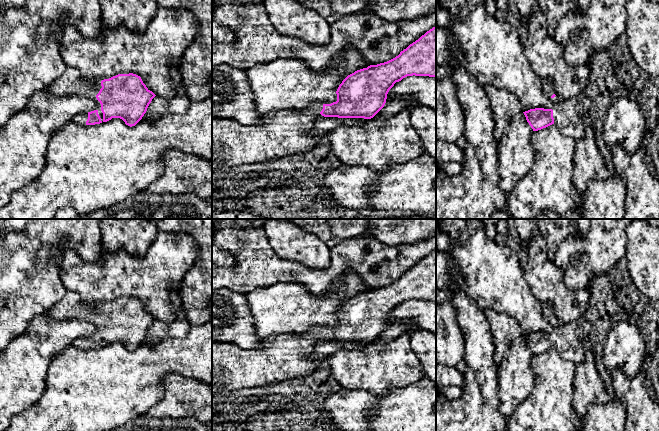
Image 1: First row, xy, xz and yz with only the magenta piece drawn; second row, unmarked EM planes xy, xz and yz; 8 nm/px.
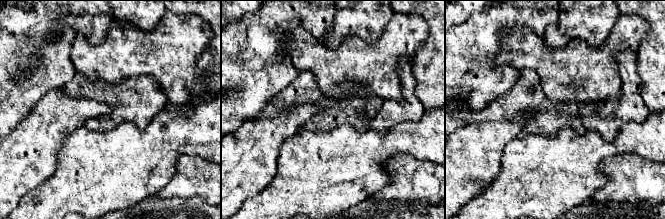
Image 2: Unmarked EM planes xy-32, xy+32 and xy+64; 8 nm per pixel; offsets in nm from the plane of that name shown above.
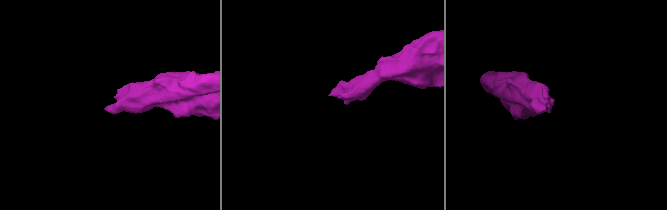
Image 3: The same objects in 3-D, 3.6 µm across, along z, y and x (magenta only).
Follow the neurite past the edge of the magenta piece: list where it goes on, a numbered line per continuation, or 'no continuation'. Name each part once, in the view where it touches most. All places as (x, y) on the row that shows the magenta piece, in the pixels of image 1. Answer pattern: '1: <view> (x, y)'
1: xy (71, 82)

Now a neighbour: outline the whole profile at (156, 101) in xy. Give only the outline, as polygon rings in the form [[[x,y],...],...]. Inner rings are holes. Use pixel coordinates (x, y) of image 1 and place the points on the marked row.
[[[173,68],[171,70],[171,77],[175,88],[175,96],[169,100],[165,100],[163,97],[156,95],[141,120],[155,120],[159,115],[183,115],[188,110],[191,100],[184,91],[182,74]]]

